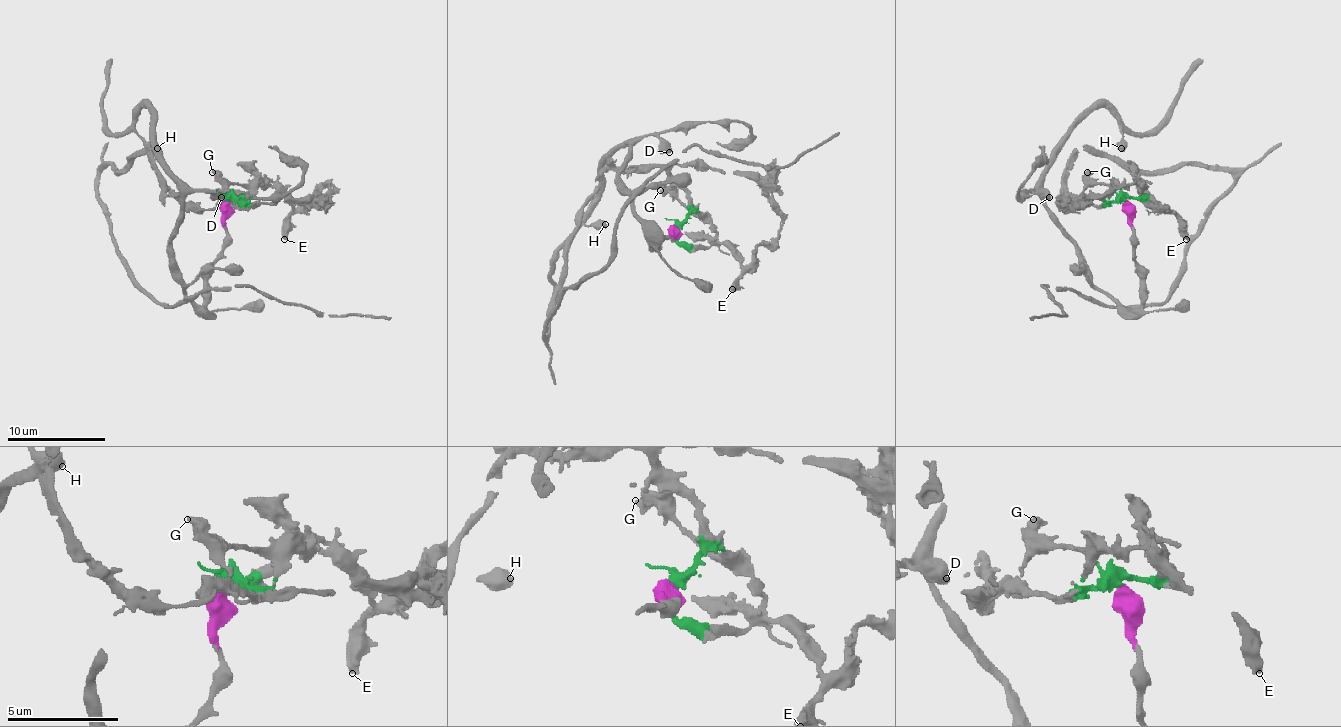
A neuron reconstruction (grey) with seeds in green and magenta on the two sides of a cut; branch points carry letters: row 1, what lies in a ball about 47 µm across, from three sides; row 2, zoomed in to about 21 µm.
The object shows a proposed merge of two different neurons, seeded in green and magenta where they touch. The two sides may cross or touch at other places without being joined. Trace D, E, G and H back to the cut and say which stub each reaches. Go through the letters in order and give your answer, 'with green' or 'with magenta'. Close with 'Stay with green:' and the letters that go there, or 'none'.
D: with magenta
E: with green
G: with green
H: with magenta
Stay with green: E, G

